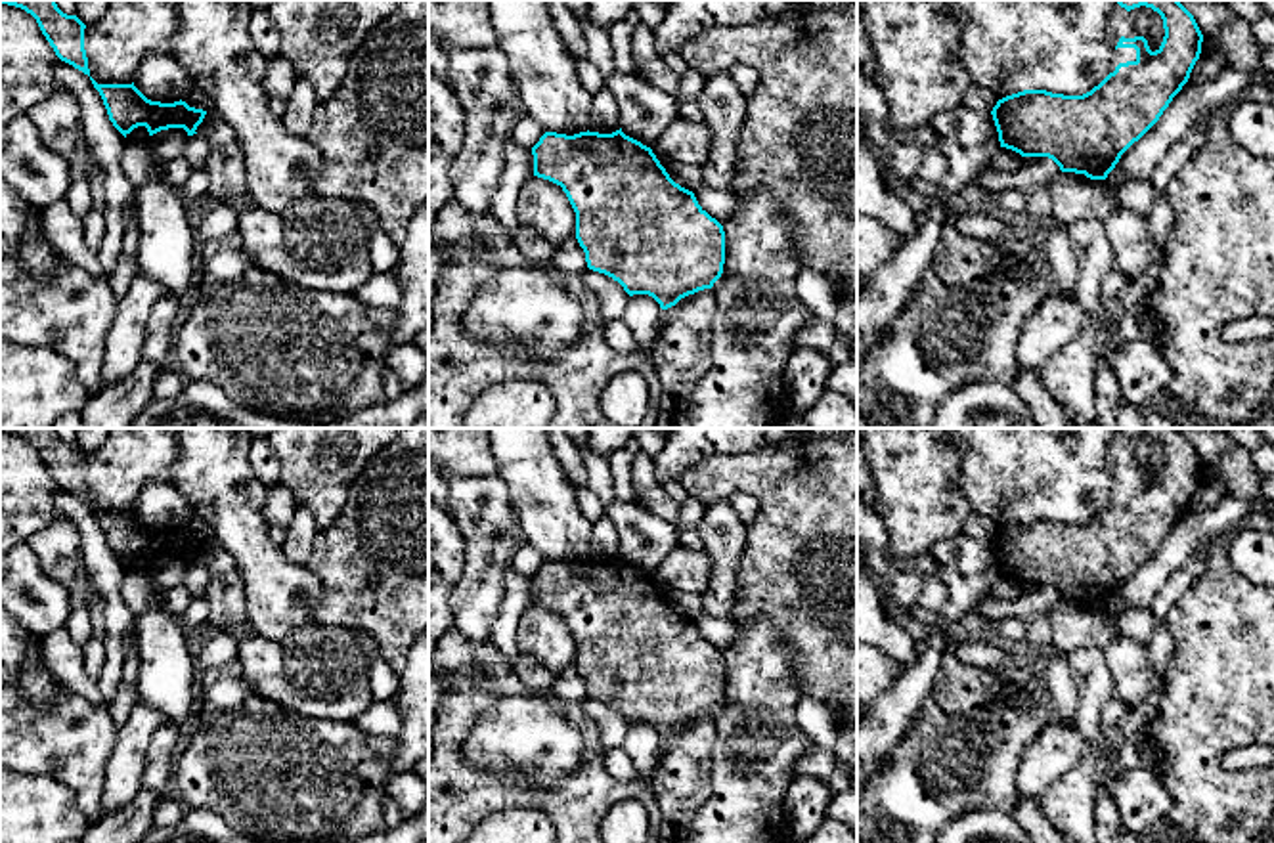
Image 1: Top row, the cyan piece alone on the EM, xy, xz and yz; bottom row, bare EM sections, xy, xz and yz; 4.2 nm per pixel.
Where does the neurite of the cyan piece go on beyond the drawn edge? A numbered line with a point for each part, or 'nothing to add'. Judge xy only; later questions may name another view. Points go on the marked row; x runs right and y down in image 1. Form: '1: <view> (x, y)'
nothing to add

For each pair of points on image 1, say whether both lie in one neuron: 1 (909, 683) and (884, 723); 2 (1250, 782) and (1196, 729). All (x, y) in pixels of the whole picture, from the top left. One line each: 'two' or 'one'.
1: one
2: one

